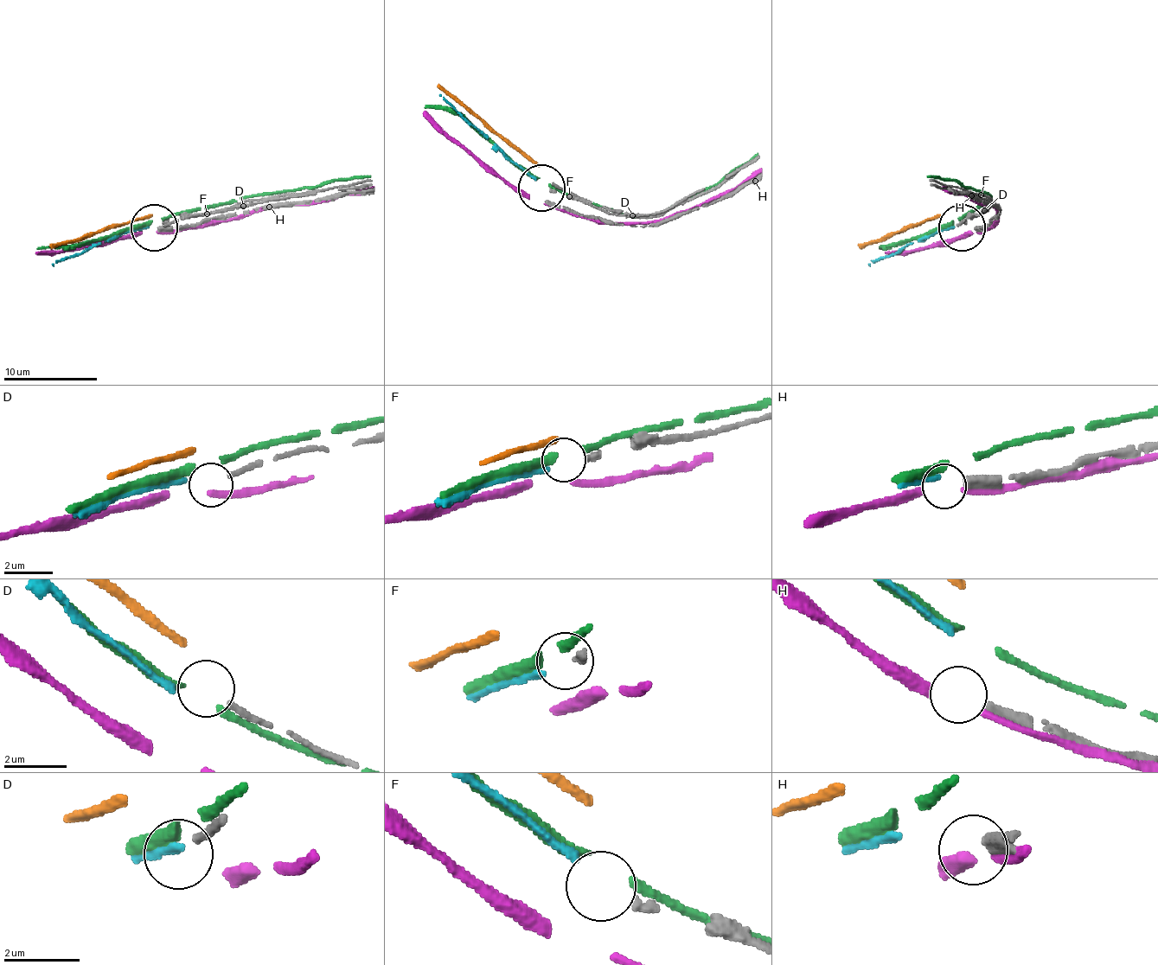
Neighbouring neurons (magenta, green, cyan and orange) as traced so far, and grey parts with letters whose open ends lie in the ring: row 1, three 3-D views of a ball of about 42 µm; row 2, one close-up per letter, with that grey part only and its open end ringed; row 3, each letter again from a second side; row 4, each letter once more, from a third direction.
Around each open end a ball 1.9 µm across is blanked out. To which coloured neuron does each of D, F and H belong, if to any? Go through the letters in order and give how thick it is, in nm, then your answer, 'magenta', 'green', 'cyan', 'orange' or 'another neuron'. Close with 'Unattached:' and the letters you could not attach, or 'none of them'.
D: calibre 200 nm; another neuron
F: calibre 240 nm; another neuron
H: calibre 400 nm; another neuron
Unattached: D, F, H

